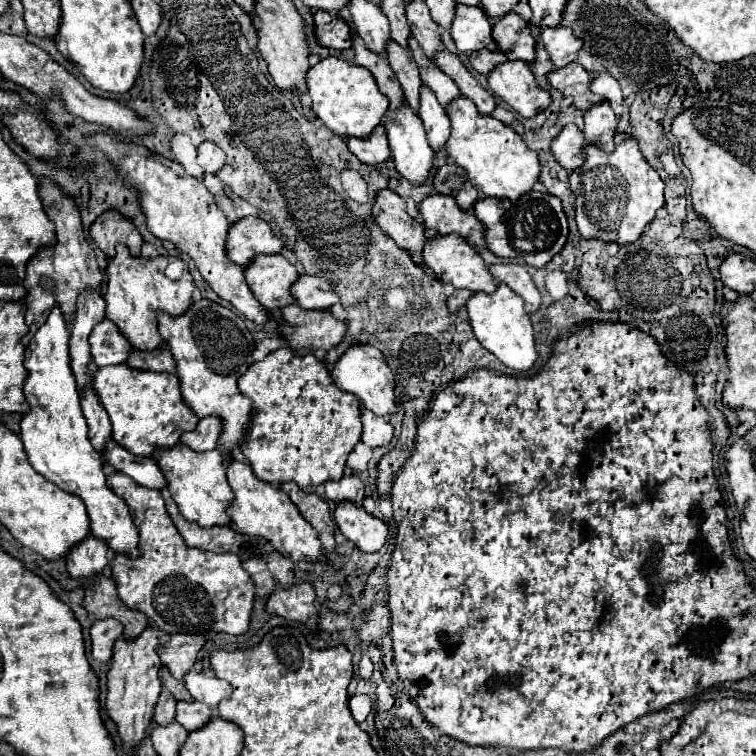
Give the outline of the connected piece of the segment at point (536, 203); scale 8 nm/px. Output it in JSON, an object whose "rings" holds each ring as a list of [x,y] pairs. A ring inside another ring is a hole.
{"rings":[[[528,192],[518,202],[510,200],[498,200],[498,198],[484,198],[478,200],[474,206],[476,218],[486,226],[486,242],[488,248],[502,258],[512,258],[526,262],[534,268],[544,268],[554,254],[562,250],[562,246],[568,240],[568,224],[566,214],[560,206],[560,200],[550,194],[542,192]],[[520,204],[524,204],[520,208]]]}

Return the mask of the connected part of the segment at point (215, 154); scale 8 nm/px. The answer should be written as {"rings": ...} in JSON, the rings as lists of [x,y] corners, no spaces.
{"rings":[[[204,140],[204,142],[198,146],[198,164],[200,164],[202,170],[204,170],[204,176],[216,174],[216,172],[224,166],[224,160],[226,160],[224,150],[218,148],[214,142]]]}

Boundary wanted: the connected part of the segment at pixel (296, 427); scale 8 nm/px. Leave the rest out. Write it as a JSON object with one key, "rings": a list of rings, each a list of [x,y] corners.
{"rings":[[[284,346],[270,352],[264,360],[254,362],[246,374],[238,378],[238,388],[252,400],[252,404],[256,404],[252,410],[252,426],[248,430],[246,442],[242,444],[242,454],[260,480],[270,484],[292,480],[304,492],[316,492],[320,484],[342,478],[346,458],[362,434],[360,400],[350,392],[336,388],[324,362],[320,362],[314,354],[298,356],[288,346]]]}

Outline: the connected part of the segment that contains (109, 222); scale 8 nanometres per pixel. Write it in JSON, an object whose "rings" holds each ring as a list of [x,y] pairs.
{"rings":[[[116,210],[104,212],[90,228],[90,238],[98,244],[98,248],[112,258],[116,254],[116,246],[124,244],[132,256],[140,256],[142,236],[132,224],[132,220],[120,216]]]}

